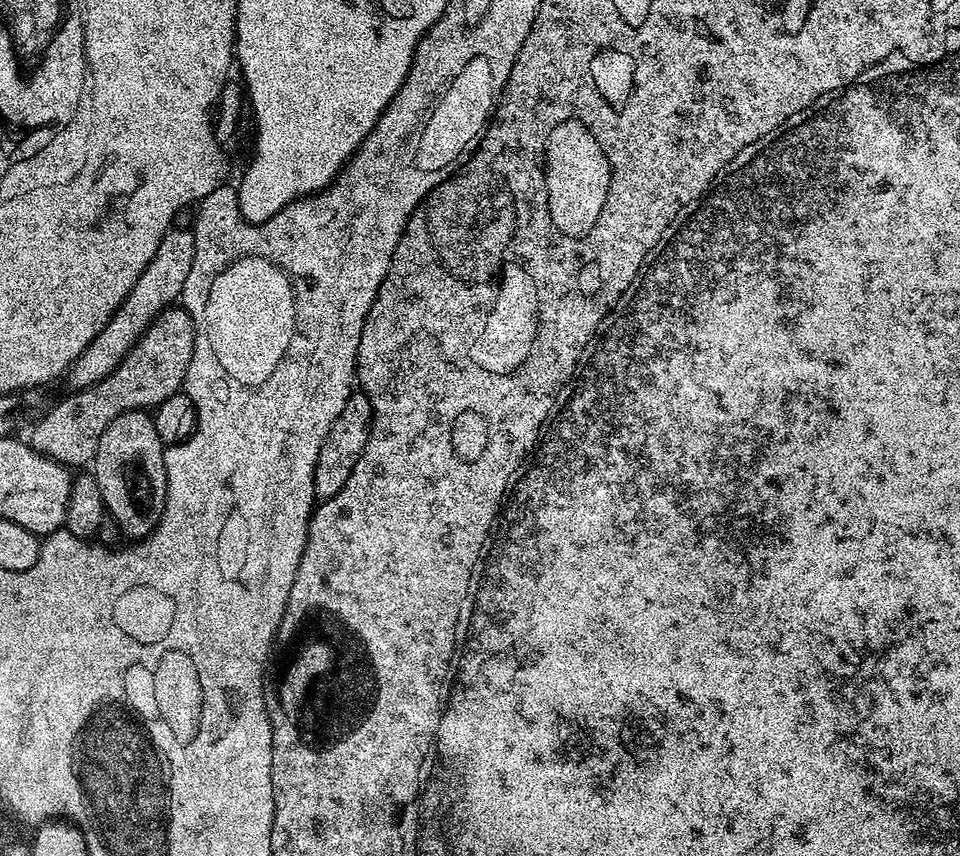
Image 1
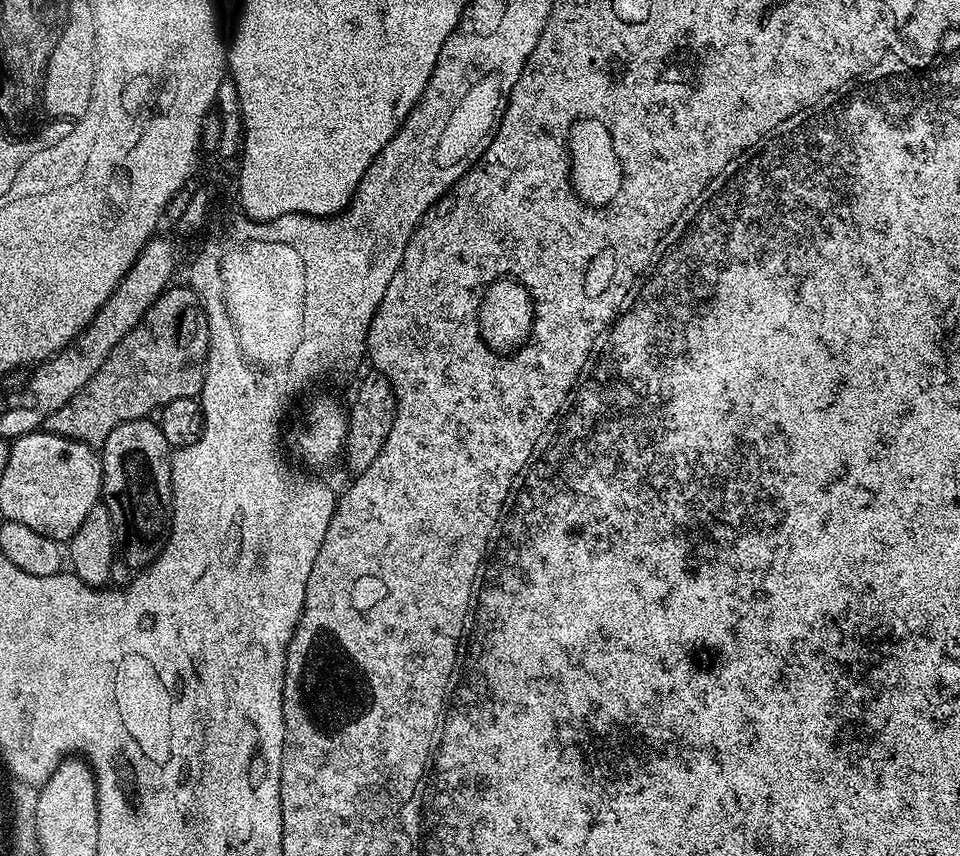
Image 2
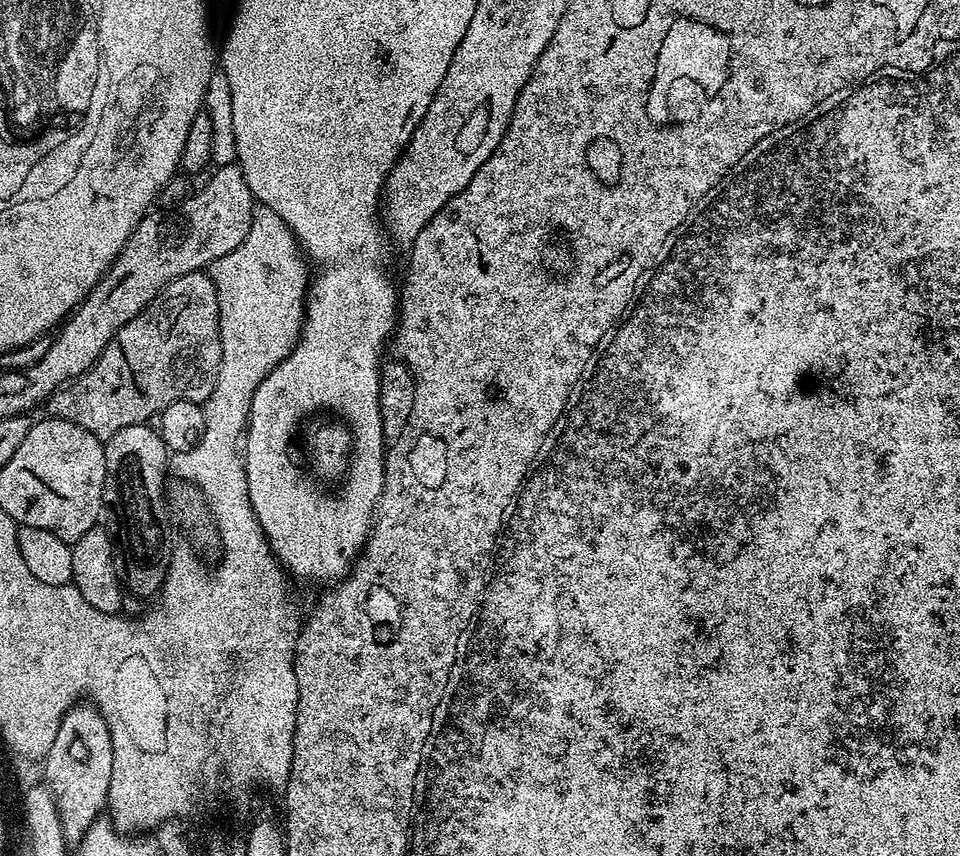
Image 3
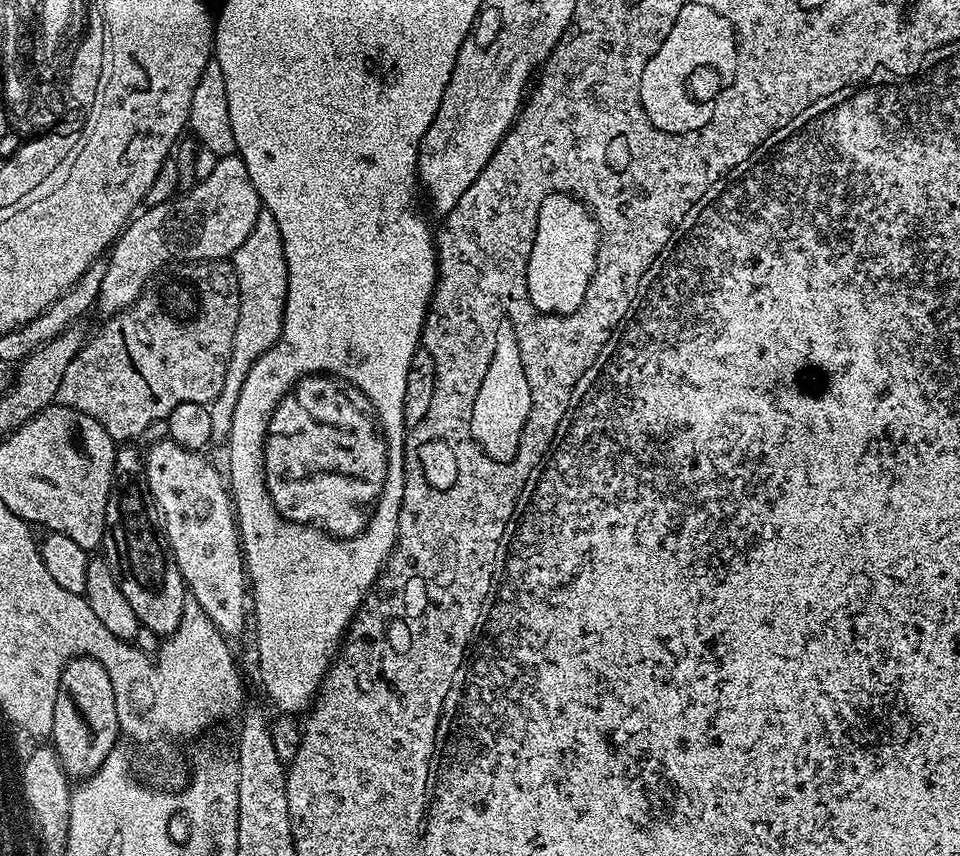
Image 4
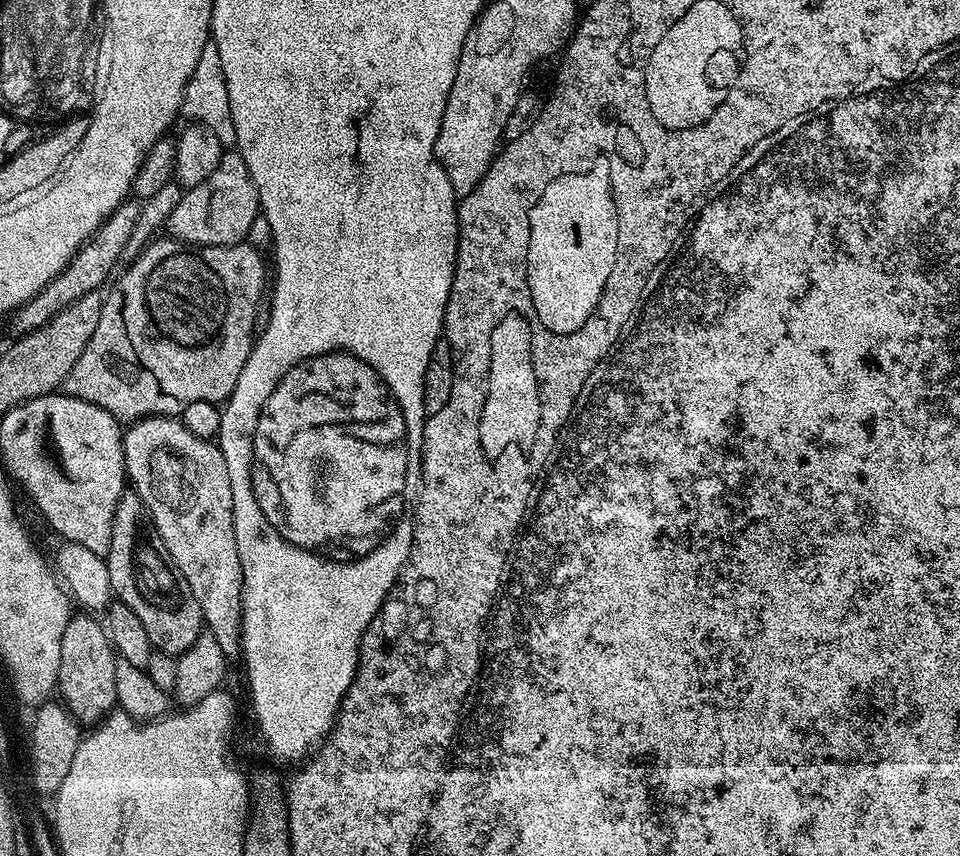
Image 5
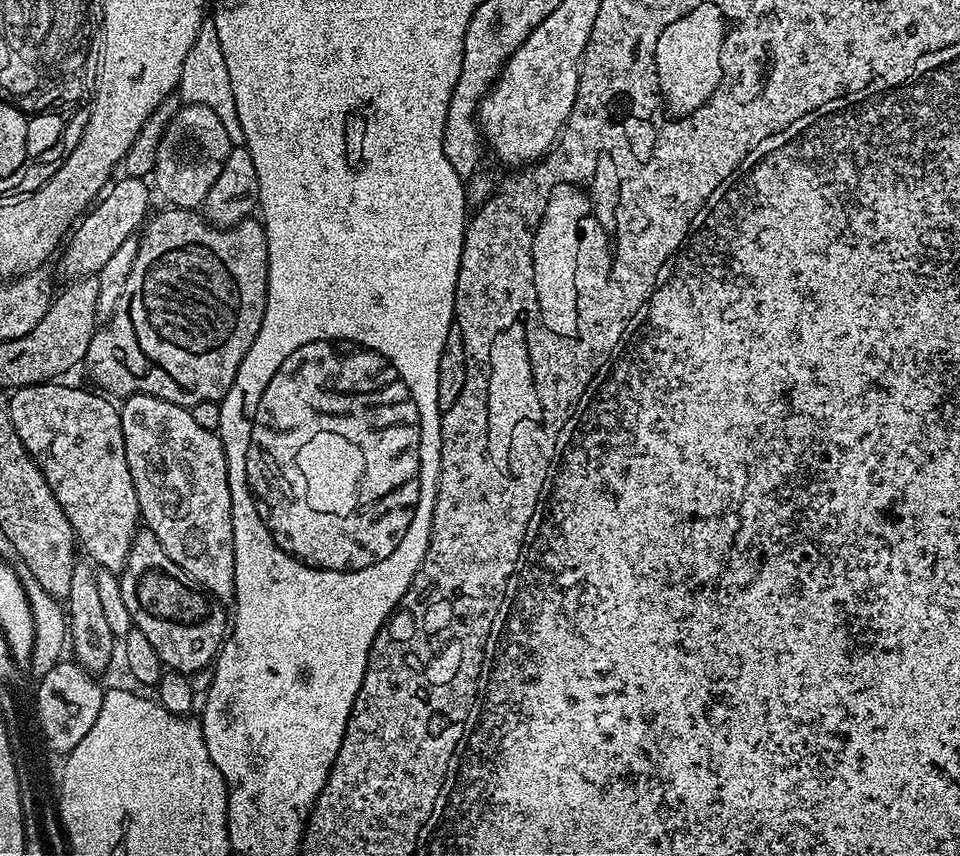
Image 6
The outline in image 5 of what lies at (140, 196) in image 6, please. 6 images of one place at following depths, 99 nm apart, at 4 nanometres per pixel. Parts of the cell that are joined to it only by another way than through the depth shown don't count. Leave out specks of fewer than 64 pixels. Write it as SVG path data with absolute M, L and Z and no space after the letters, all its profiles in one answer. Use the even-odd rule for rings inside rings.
M132 198L119 204L108 215L108 219L101 222L100 229L73 254L63 270L50 283L42 286L42 290L38 290L38 294L34 294L34 298L26 301L9 317L9 337L19 338L46 326L50 322L50 318L54 318L59 312L66 310L74 302L78 302L78 298L82 298L82 294L90 294L103 289L103 284L109 283L108 275L112 271L114 271L113 273L117 271L116 263L119 262L120 255L127 250L128 243L131 242L132 235L136 232L136 223L140 220L139 207L141 208L141 205Z

